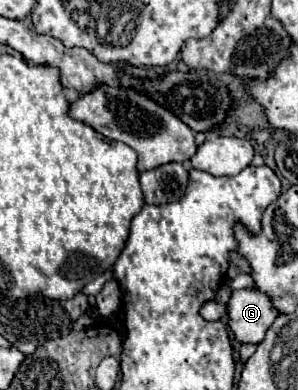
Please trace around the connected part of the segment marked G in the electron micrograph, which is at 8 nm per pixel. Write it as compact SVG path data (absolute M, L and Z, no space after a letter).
M256 289L234 291L228 301L228 327L240 343L260 343L278 315L268 295Z

